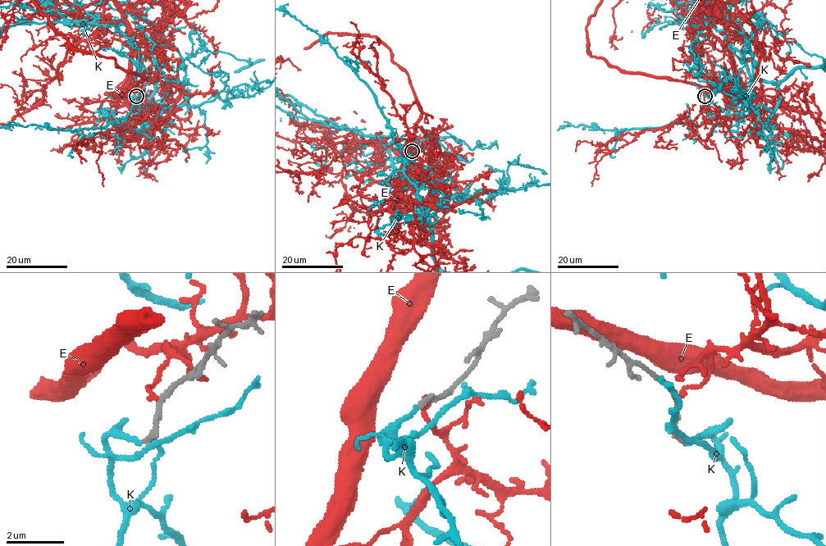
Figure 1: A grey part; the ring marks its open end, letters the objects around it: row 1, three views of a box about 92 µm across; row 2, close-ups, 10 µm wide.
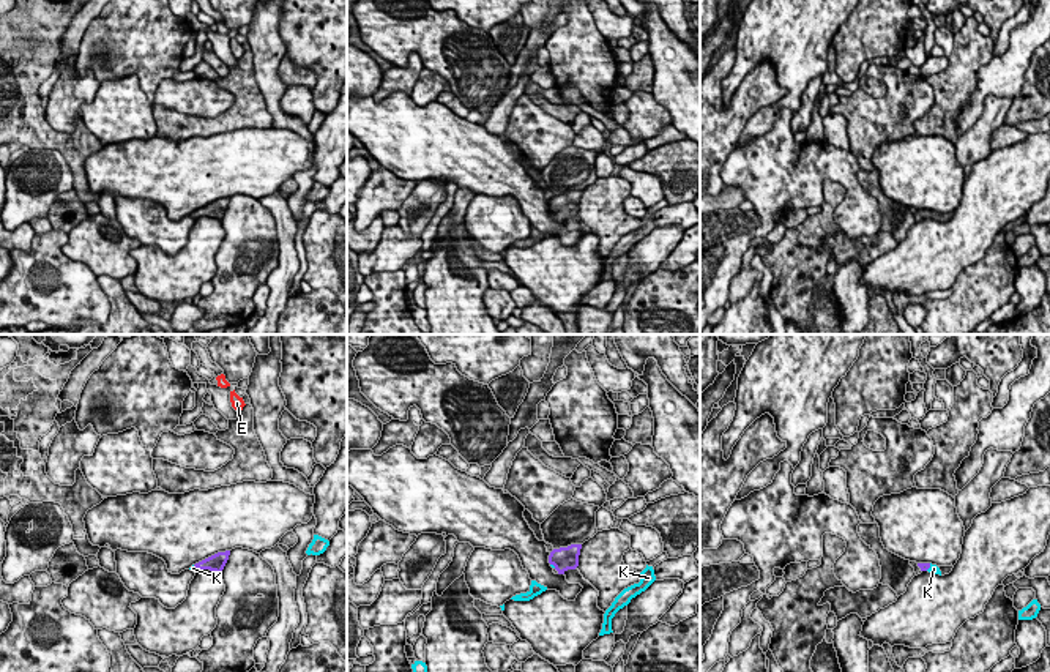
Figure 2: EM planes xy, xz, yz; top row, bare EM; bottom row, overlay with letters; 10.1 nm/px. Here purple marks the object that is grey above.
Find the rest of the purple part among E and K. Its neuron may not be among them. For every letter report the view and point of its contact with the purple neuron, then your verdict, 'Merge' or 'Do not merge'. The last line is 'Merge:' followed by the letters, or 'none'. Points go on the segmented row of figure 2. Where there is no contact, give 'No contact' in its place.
E: No contact. Do not merge
K: Touches purple at yz (929, 567). Merge
Merge: K

